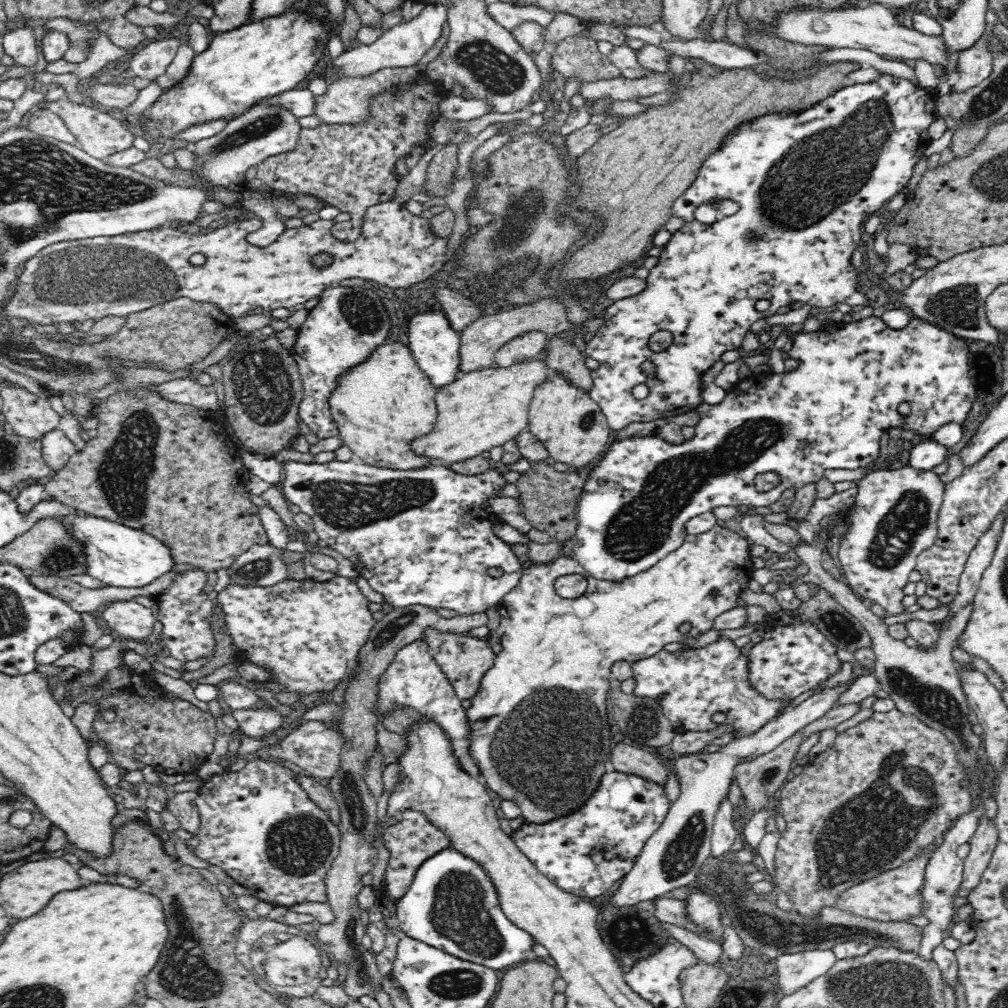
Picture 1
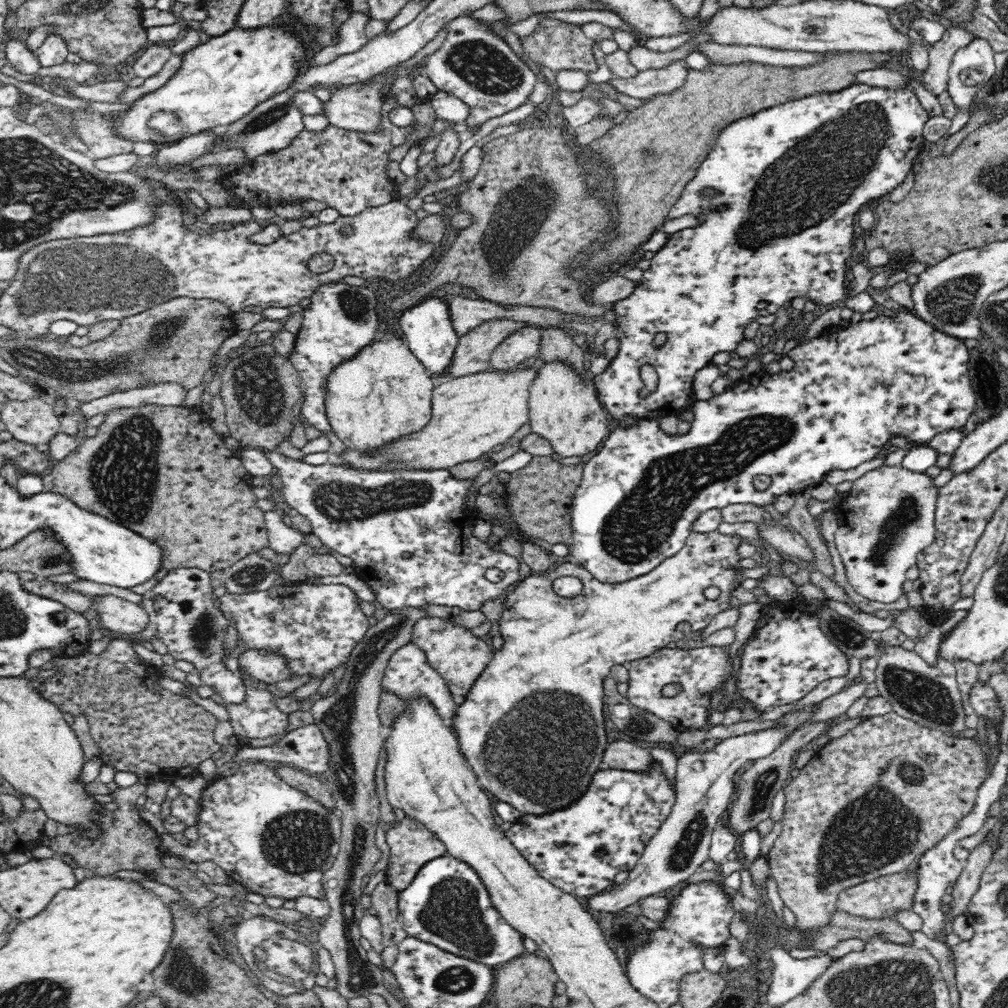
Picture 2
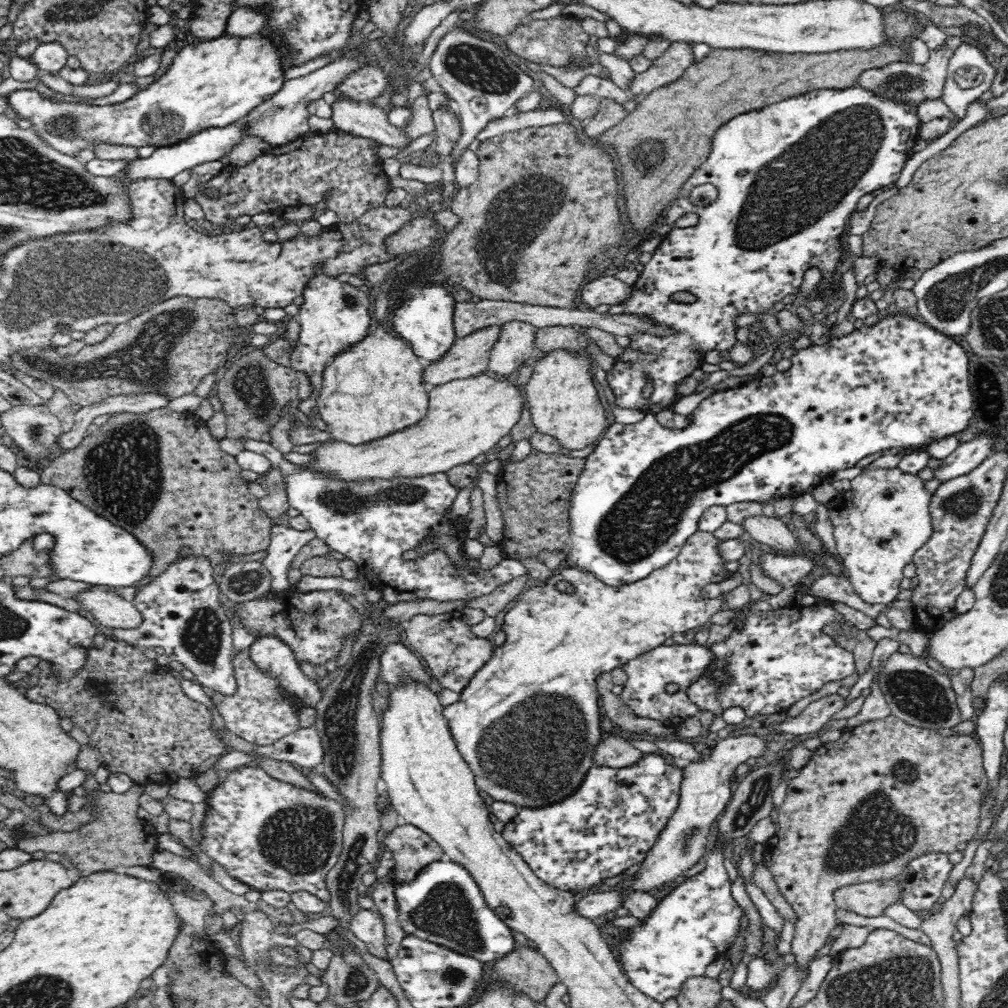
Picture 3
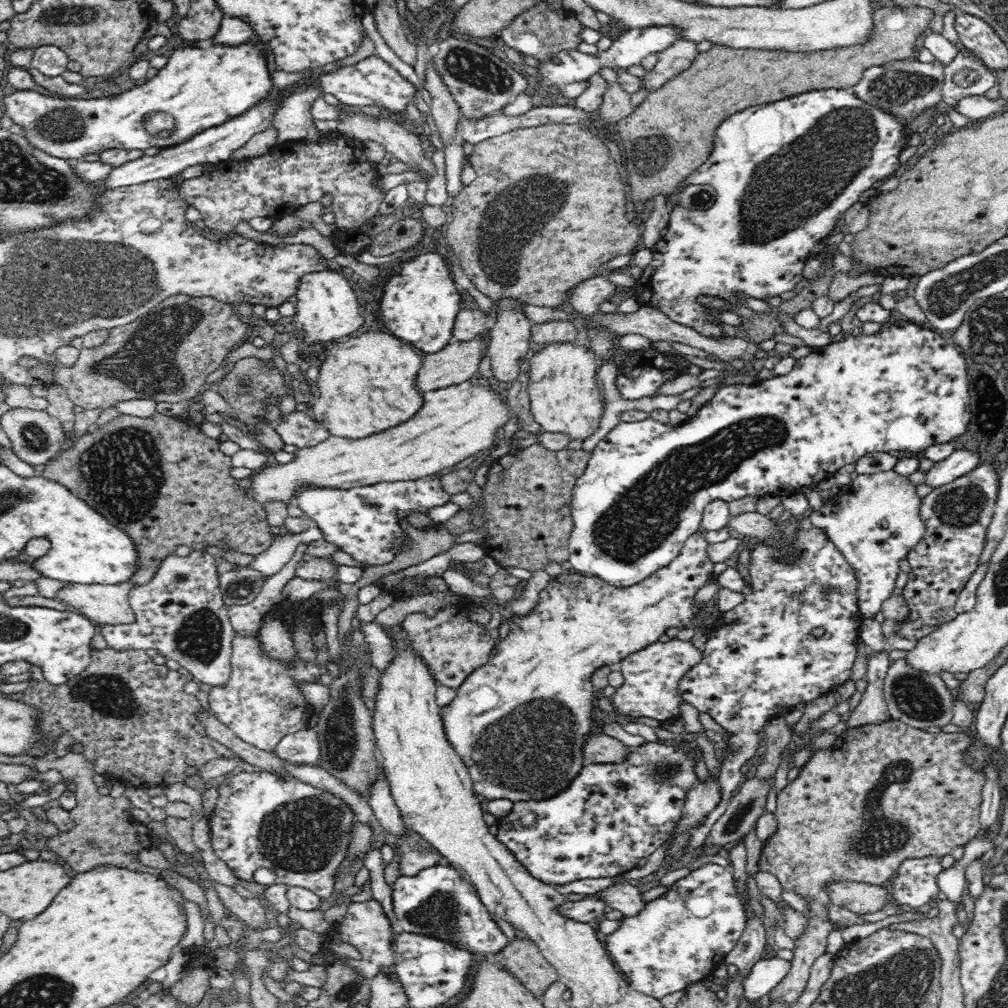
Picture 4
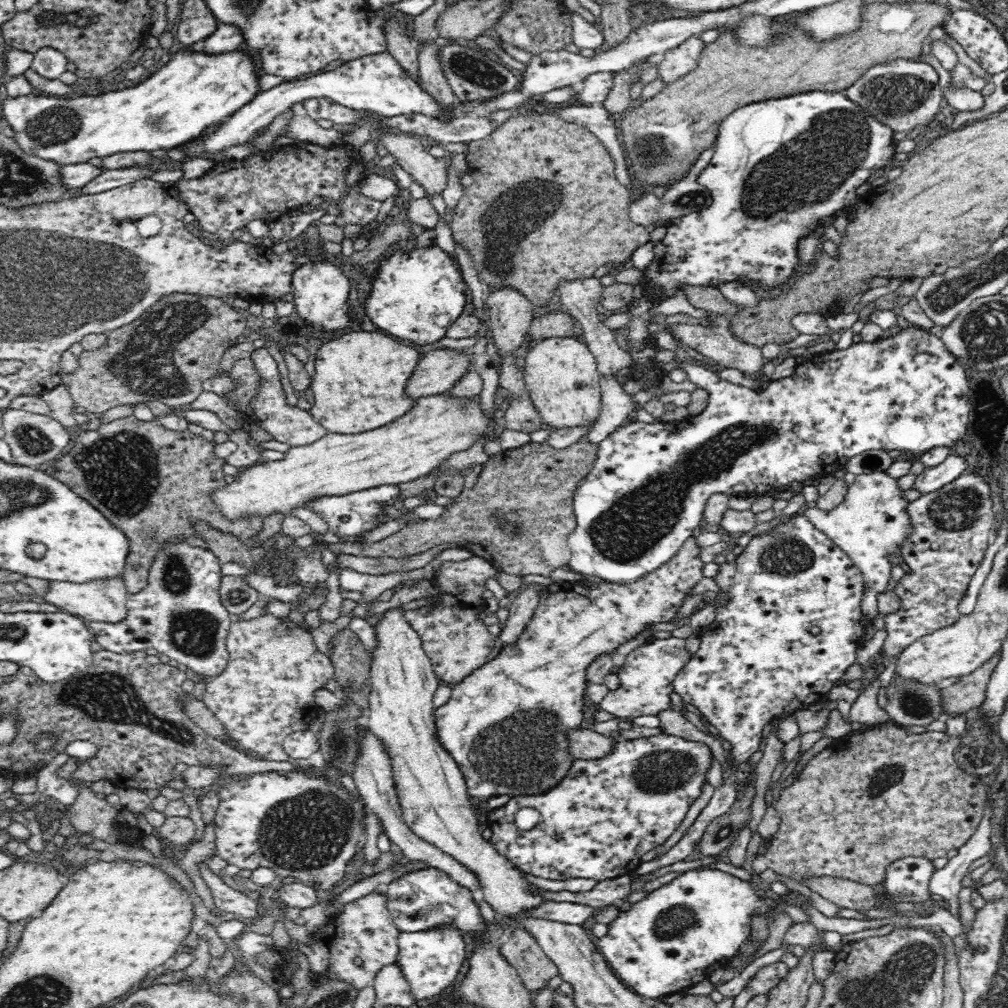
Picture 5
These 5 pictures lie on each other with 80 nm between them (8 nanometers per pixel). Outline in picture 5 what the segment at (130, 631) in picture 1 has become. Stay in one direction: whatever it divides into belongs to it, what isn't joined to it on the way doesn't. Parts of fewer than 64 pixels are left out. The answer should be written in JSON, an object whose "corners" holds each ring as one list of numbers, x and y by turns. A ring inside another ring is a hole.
{"corners":[[120,574,114,578,98,578,88,582,47,581,46,592,37,597,81,619,94,622,114,623,126,615,127,592]]}

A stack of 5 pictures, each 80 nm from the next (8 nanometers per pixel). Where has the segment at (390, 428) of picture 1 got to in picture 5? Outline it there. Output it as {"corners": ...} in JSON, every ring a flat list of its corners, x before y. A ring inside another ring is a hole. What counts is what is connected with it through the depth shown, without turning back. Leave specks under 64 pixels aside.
{"corners":[[379,330,351,332,320,345,311,355,315,370,310,386,313,419,327,432,356,434,394,422,412,408,404,386,420,360,419,348]]}

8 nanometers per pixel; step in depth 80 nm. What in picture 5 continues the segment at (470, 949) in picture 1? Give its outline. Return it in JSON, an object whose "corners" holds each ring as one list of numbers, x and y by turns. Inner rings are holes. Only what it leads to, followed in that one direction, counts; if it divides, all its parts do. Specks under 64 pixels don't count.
{"corners":[[428,867,393,880,384,894,387,909,401,933,425,931,451,922,459,928,466,942,472,944,472,936,478,930,484,930,484,919,470,892,470,889,454,883,448,874]]}

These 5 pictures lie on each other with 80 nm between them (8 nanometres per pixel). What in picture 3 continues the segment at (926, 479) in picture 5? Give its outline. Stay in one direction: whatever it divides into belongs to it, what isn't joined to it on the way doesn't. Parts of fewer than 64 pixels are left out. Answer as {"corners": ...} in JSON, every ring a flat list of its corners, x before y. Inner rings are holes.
{"corners":[[981,435,972,441,959,443,958,448,948,458,942,459,940,466,933,470,933,478,945,483,972,472,993,452,994,440,996,438,992,436]]}

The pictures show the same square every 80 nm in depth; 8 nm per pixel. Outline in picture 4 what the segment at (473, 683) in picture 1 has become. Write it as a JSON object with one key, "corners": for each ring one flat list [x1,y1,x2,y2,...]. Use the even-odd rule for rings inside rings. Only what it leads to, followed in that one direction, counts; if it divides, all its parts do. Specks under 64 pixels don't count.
{"corners":[[449,605,440,608,432,616,424,612,412,612,401,623,412,641,413,648,426,661,437,683,454,690,458,689,472,672,486,664,494,651,495,643,490,630,486,625,472,621,469,612,466,608]]}

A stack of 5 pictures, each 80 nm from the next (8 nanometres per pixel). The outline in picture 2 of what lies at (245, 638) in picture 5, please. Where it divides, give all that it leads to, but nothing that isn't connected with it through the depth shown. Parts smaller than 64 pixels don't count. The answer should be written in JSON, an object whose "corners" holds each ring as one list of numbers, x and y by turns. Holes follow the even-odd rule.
{"corners":[[239,665,239,672,245,689,244,701,239,704,224,702,224,707,228,712,228,721,234,729,234,737,239,739,268,739,282,735,289,726,288,713,280,710,275,700,276,697,267,688,264,688,268,684,250,677,242,669,242,665]]}

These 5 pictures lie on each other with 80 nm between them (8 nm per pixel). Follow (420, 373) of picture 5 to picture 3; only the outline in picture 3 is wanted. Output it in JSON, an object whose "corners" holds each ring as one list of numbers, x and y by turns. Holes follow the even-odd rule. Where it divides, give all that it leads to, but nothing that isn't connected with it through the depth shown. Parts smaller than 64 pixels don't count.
{"corners":[[492,326,454,340,440,358,425,364,422,372,423,384,433,388,451,380,488,373,490,348,498,340,500,332,499,326]]}

